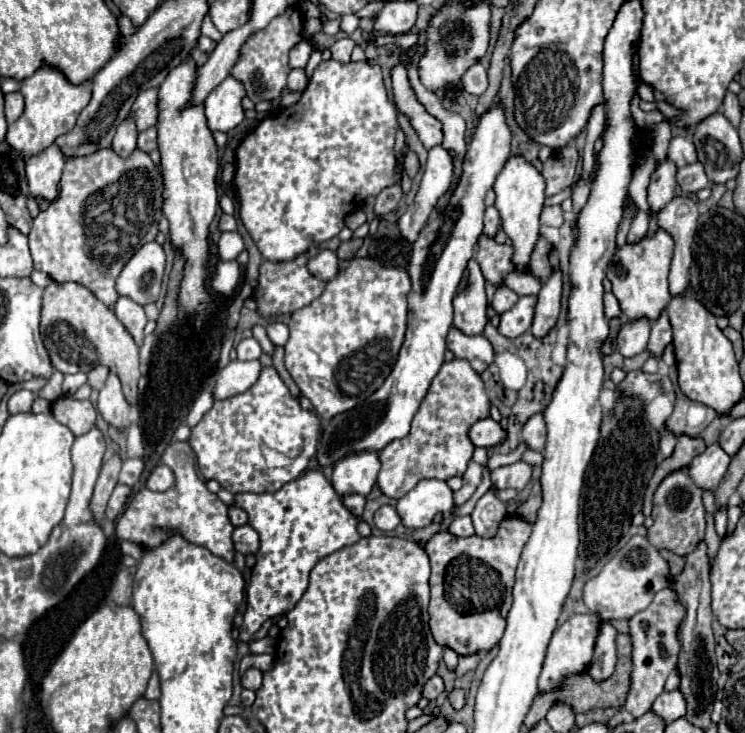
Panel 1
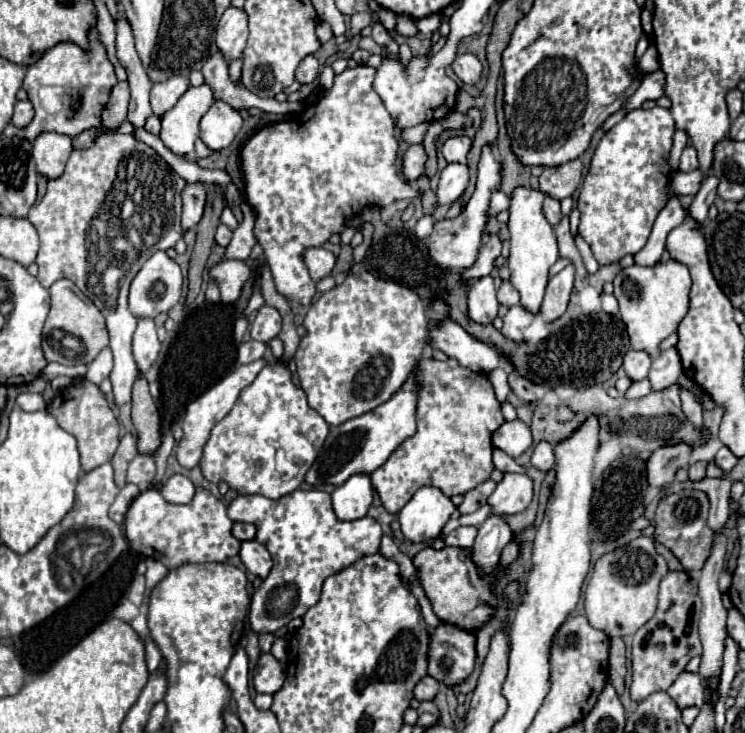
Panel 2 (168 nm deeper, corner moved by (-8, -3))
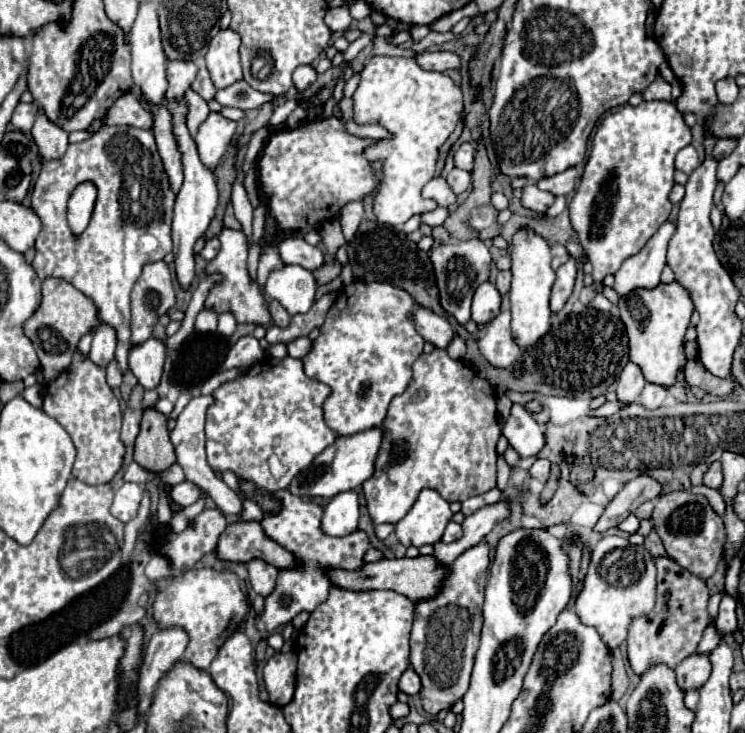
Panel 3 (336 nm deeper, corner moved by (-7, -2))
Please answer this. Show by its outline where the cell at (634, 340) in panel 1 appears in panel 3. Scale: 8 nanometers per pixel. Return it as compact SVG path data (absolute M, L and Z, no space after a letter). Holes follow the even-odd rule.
M630 362L628 366L624 366L620 378L616 380L616 400L622 404L622 408L638 400L644 384L646 382L644 378L640 378L640 368L636 364Z

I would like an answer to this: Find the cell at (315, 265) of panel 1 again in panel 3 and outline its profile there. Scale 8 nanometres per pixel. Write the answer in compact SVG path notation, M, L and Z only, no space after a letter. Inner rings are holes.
M284 238L276 244L284 264L298 264L306 270L316 270L324 264L324 256L316 246L306 244L302 238Z

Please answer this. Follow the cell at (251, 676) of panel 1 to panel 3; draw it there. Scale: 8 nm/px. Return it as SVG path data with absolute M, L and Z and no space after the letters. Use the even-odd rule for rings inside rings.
M278 652L264 666L264 682L270 694L270 704L282 708L294 698L296 686L296 652Z

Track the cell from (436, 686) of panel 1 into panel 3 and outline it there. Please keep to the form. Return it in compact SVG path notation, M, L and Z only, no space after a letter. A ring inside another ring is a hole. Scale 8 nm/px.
M412 668L404 670L402 678L398 680L398 690L402 690L404 694L410 694L410 696L418 694L418 690L420 690L420 678L418 678L418 674Z

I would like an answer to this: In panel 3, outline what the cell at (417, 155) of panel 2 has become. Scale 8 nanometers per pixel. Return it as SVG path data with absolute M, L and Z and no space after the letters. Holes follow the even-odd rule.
M374 56L364 70L360 72L358 88L352 96L354 100L354 122L364 124L378 124L390 132L390 138L376 140L372 146L364 148L364 158L368 162L382 164L382 178L374 192L374 216L378 222L398 226L410 220L412 216L422 216L434 208L438 208L436 200L422 198L422 188L426 182L434 178L434 168L438 160L438 150L446 142L446 138L454 132L460 114L464 112L462 92L460 88L442 72L426 72L416 66L414 58L388 58L388 56Z

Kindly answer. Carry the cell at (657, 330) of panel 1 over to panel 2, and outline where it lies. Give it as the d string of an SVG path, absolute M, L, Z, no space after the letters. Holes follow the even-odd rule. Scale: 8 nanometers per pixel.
M665 349L657 359L653 359L649 381L653 389L665 389L667 385L675 383L681 373L683 373L683 367L681 367L679 353L675 349Z

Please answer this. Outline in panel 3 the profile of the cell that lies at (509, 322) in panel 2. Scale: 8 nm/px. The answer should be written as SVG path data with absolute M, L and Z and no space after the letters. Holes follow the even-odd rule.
M500 312L486 328L482 338L478 340L482 356L494 366L494 368L512 368L518 350L516 342L512 342L510 334L510 312Z

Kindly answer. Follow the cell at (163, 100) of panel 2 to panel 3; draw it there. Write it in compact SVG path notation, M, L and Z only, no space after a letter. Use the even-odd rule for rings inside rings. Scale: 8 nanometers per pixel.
M170 60L168 62L168 98L182 98L186 88L190 88L192 80L196 78L198 66L190 60Z

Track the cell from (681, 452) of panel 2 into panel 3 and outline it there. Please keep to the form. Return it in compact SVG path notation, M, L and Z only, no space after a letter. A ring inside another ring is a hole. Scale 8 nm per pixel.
M644 474L632 482L628 482L614 500L606 506L602 518L594 526L596 532L606 532L612 526L618 526L628 514L632 514L642 502L654 500L660 496L660 486L652 482L652 478L644 478Z

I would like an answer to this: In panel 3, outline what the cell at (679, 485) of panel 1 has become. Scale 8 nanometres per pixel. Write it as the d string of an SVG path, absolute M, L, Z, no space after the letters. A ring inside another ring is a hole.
M672 492L662 496L654 508L654 530L662 538L666 554L688 572L700 580L708 580L716 572L724 550L726 530L722 518L712 510L704 496L686 492Z

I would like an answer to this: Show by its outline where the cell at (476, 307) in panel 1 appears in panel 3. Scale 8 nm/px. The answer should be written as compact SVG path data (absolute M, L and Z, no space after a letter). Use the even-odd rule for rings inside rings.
M490 282L480 284L472 300L472 320L476 324L494 320L496 314L500 312L500 304L502 304L502 296L496 290L496 286Z

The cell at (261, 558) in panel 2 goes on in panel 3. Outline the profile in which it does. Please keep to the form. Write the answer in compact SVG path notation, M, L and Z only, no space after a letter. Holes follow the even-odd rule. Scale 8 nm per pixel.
M260 560L246 562L246 568L248 568L248 574L250 574L250 584L252 584L254 592L260 594L262 598L270 596L274 586L276 586L278 570L274 566L268 566L266 562L260 562Z

